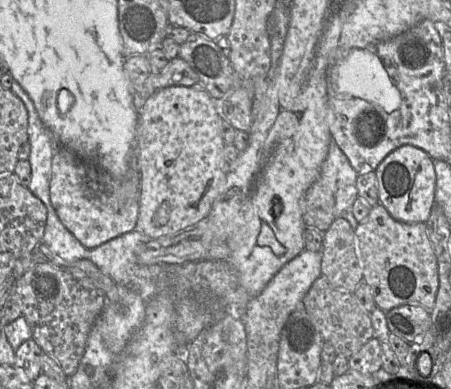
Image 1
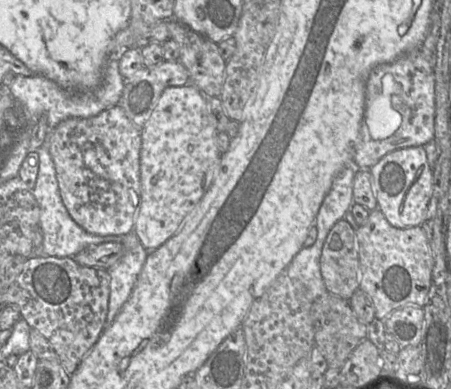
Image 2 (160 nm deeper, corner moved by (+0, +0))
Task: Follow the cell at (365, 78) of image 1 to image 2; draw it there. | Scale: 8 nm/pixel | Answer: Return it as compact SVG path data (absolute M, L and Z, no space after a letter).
M393 77L383 78L382 91L366 106L364 120L371 137L375 140L388 138L400 127L402 116L391 106L391 86Z

